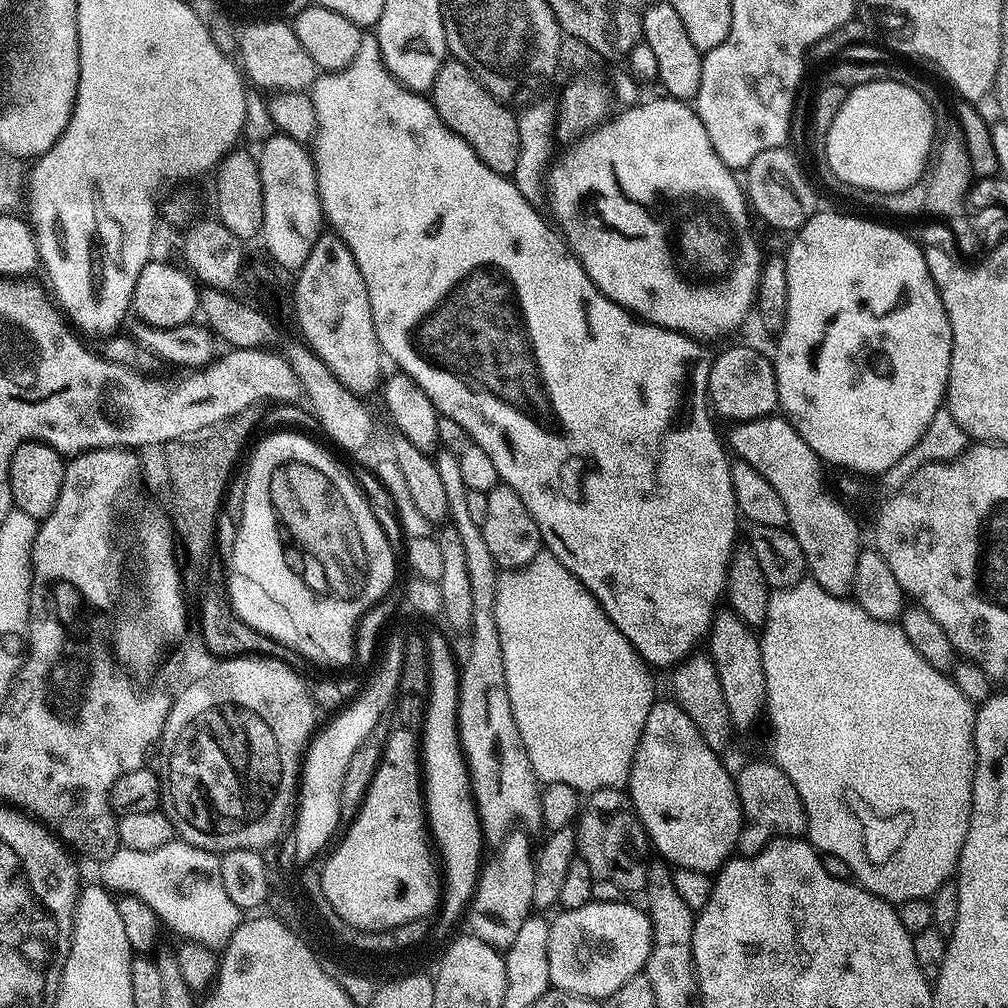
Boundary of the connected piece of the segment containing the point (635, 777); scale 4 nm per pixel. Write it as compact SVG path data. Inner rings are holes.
M657 699L650 714L646 714L646 726L642 730L626 785L628 799L632 801L632 808L648 835L651 847L655 851L657 848L669 865L715 874L737 851L740 842L740 828L744 824L740 795L733 773L728 773L727 766L720 761L723 759L706 746L698 726L690 722L690 714L686 714L675 699L667 699Z

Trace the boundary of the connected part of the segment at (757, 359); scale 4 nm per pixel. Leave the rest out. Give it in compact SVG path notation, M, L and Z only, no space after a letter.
M736 344L717 356L715 353L708 370L707 401L715 415L725 416L728 422L757 420L773 415L780 407L775 363L748 344Z

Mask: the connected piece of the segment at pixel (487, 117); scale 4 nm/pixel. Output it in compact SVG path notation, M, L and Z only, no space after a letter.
M451 58L445 59L438 78L432 83L430 99L434 110L438 110L438 118L442 118L445 126L464 139L474 154L478 154L478 158L490 166L490 170L511 177L518 164L519 142L517 113L509 105L495 100L476 81L469 68Z

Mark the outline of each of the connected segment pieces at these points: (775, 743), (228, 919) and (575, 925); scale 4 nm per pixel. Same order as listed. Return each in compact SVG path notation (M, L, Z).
M801 582L772 592L768 603L767 624L760 636L760 649L768 691L766 724L768 720L769 726L772 727L770 756L786 774L786 778L794 782L794 790L798 790L798 798L802 798L802 806L808 819L808 843L825 857L833 856L834 859L841 860L852 871L850 876L855 883L875 896L881 896L893 906L907 900L932 898L940 887L955 877L962 846L970 830L972 783L976 769L976 708L973 701L968 700L962 690L958 690L947 671L930 666L930 662L926 662L926 658L922 658L922 654L918 654L918 650L910 646L910 638L906 638L899 623L874 618L851 599L830 594L814 582Z
M173 838L168 844L156 850L139 851L119 847L116 853L99 865L99 883L105 888L118 894L127 894L142 898L150 910L154 910L157 919L165 929L177 932L178 937L185 941L202 943L213 950L227 944L234 930L242 922L242 910L234 906L230 894L222 886L222 870L220 869L220 856L215 852L207 852L185 840Z
M627 899L615 900L614 902L602 902L601 900L593 900L591 904L586 906L578 906L577 908L566 908L557 911L556 917L550 920L550 978L552 979L551 987L557 992L568 992L571 996L584 996L587 1000L603 1002L608 999L610 994L614 994L622 986L626 986L626 982L630 982L630 978L641 975L643 973L646 962L650 958L650 950L652 949L652 920L648 916L647 911L643 907L635 908L634 905L628 904Z

